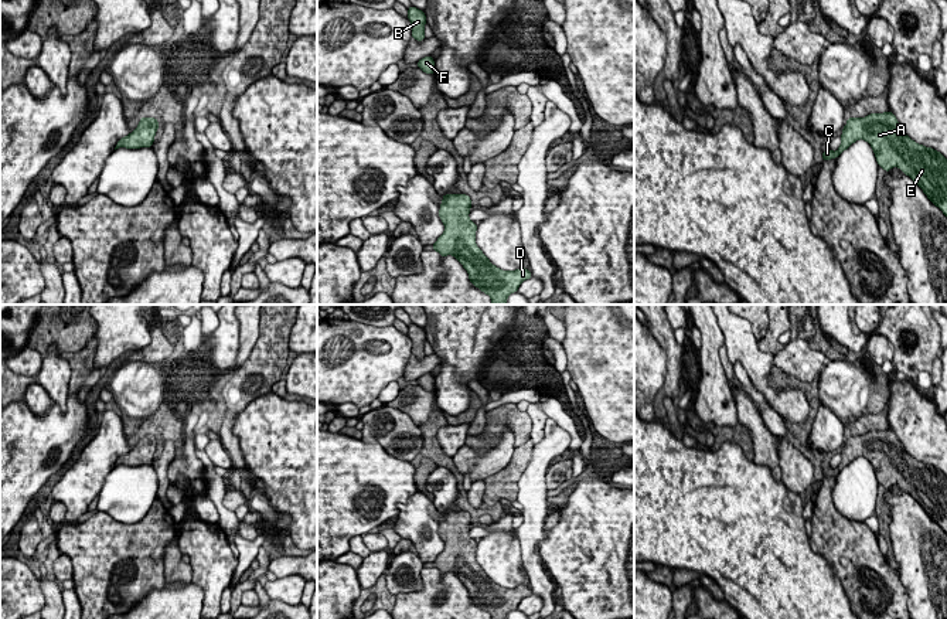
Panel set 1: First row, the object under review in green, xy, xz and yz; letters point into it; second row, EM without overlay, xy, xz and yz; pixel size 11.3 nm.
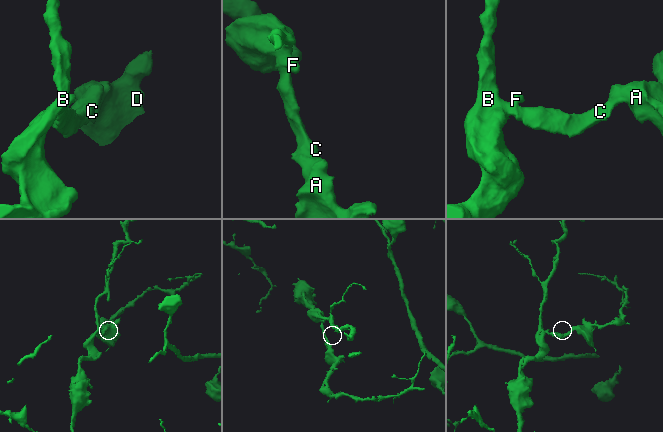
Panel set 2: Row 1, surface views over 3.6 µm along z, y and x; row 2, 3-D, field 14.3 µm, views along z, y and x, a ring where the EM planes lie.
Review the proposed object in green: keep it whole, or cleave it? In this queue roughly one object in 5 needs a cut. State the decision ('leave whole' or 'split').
leave whole

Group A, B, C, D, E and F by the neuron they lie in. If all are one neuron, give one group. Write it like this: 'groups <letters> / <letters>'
groups A B C D E F

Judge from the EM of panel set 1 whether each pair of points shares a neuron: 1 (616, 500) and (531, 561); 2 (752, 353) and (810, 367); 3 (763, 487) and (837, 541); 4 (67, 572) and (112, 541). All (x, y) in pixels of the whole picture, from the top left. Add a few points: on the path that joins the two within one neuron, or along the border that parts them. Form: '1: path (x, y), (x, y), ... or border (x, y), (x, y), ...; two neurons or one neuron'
1: border (545, 531), (540, 546), (540, 557), (555, 584); two neurons
2: border (775, 354), (773, 364); two neurons
3: border (808, 538), (810, 547), (831, 564); two neurons
4: border (61, 553), (71, 561), (72, 578); two neurons

